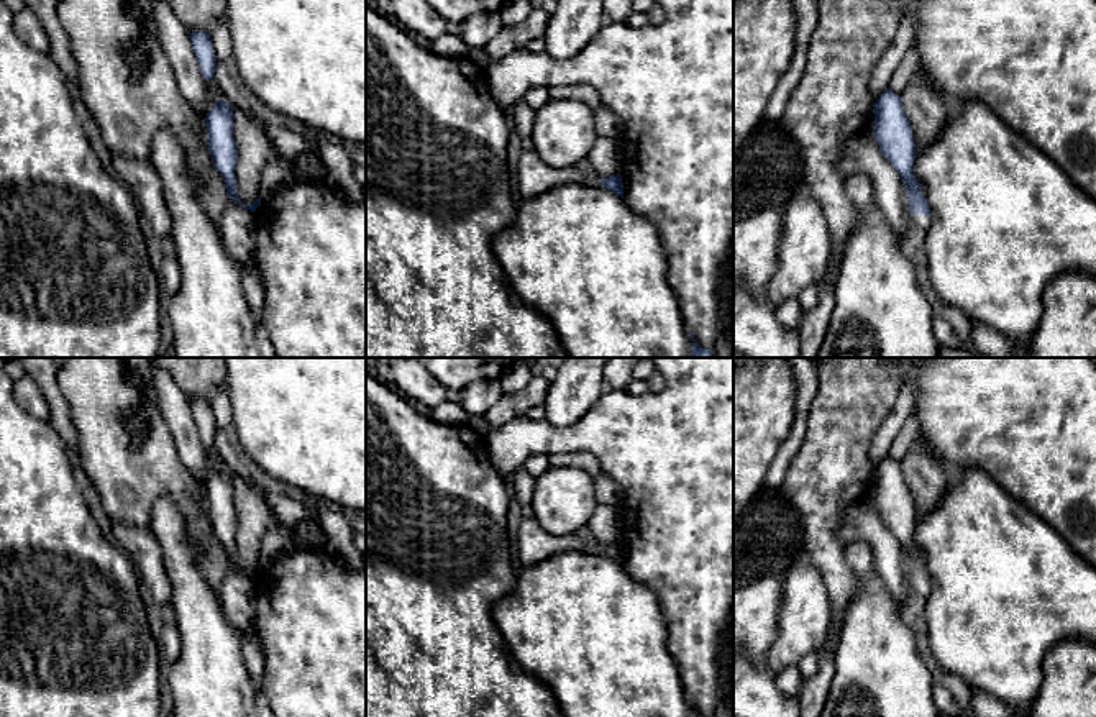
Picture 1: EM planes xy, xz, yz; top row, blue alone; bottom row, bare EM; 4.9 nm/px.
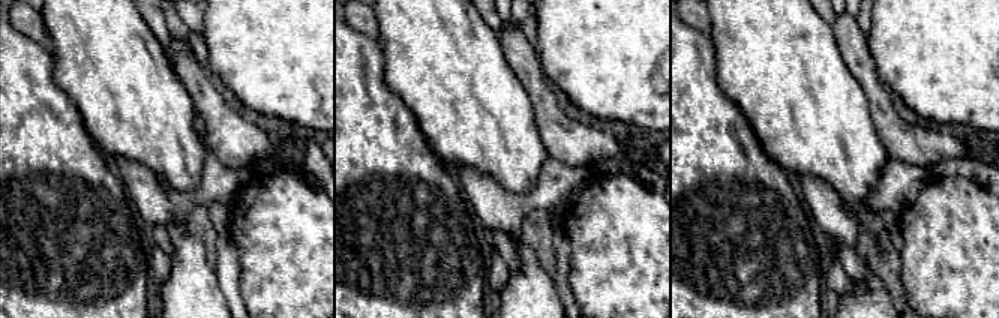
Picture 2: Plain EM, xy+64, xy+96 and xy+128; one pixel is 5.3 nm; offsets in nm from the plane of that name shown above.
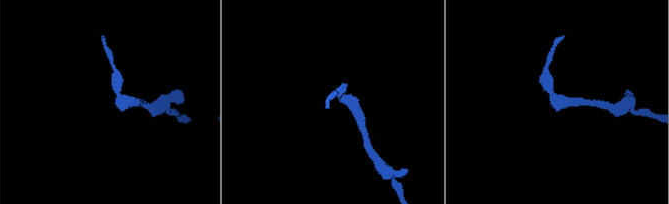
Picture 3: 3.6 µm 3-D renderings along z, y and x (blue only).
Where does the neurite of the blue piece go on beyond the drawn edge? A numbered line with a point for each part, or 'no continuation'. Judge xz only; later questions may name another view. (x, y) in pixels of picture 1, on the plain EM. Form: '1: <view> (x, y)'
1: xz (532, 545)

